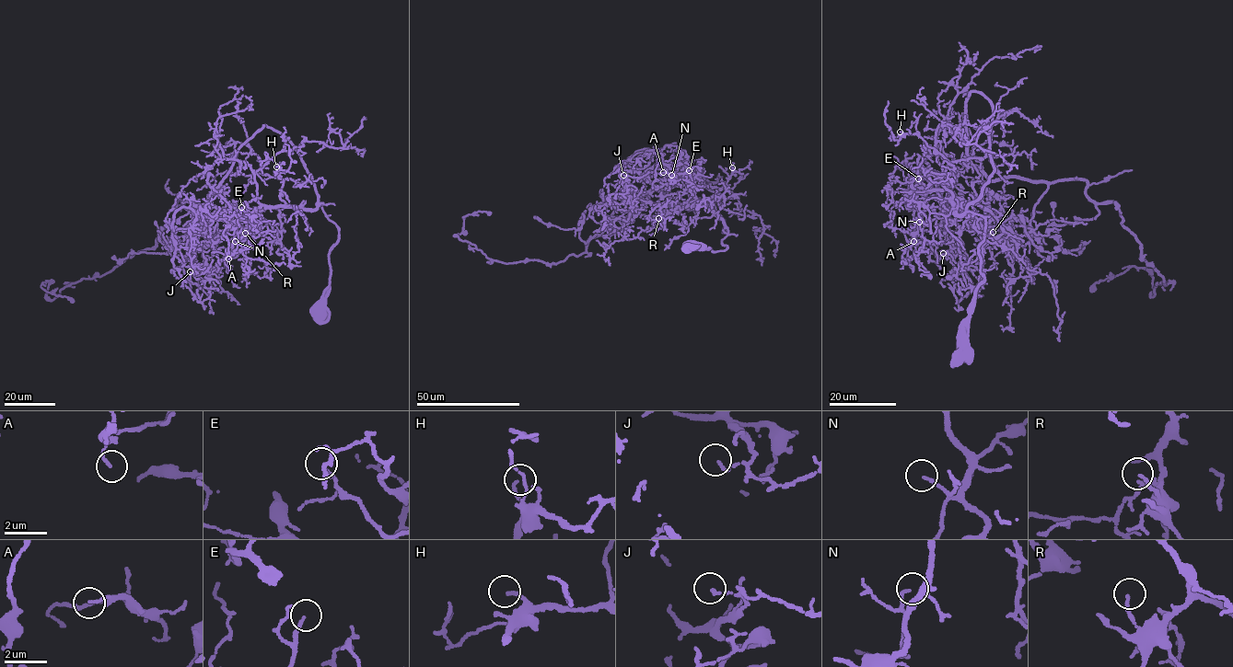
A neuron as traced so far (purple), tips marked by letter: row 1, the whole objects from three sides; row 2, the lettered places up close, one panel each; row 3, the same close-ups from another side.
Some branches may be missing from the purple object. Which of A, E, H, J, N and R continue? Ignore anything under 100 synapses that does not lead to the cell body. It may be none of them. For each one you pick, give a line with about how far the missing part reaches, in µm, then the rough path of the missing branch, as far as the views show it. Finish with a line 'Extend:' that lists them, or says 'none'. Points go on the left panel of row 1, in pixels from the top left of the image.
E: Missing length about 30 µm. Course of what is missing: (241, 207), (235, 201), (238, 195), (235, 186), (238, 178), (239, 156)
Extend: E

